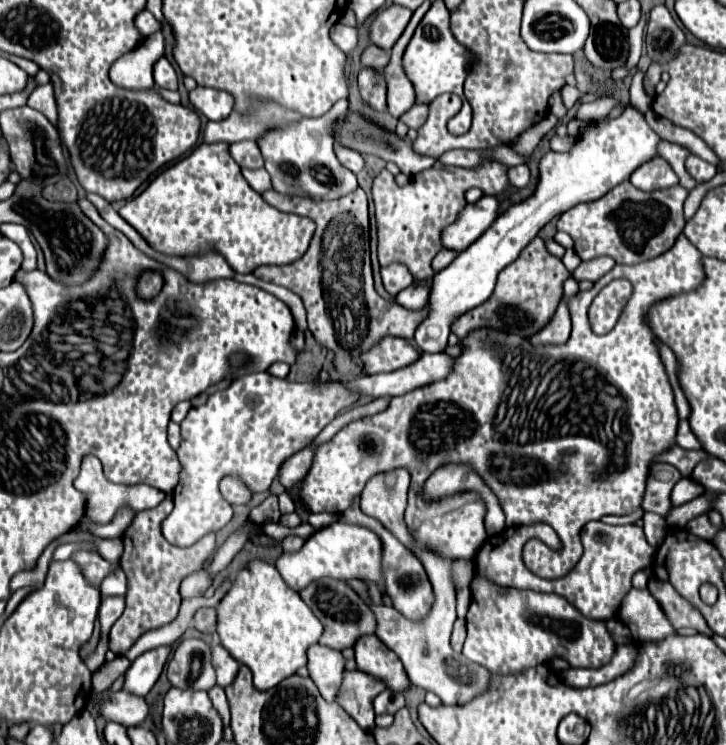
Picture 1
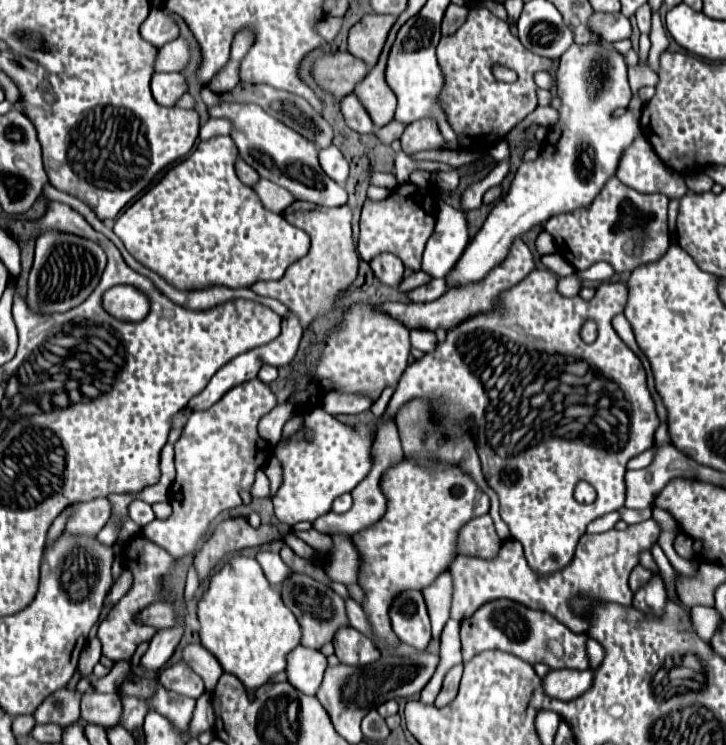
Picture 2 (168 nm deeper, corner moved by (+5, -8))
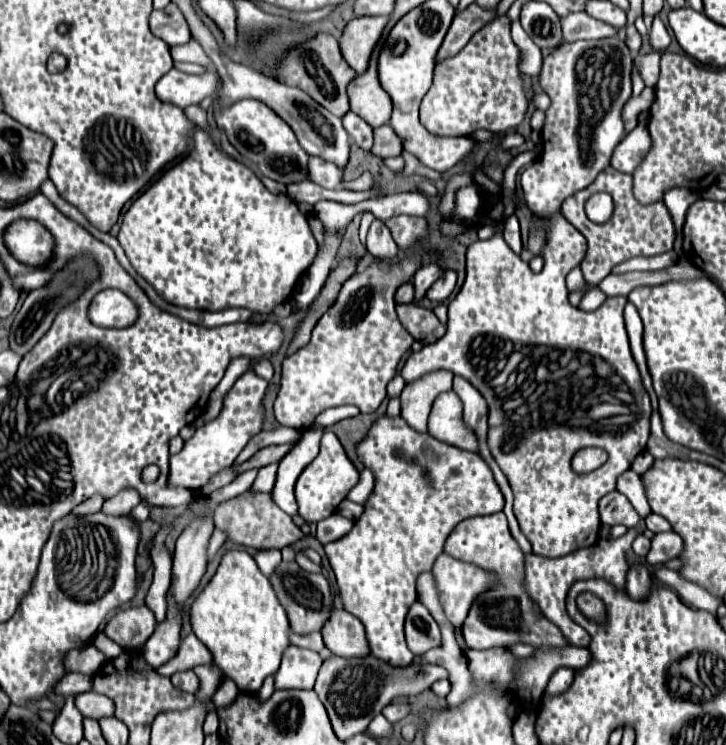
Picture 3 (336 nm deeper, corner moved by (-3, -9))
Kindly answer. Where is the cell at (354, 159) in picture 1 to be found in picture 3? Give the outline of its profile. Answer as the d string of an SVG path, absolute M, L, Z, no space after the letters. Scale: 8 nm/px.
M309 158L309 180L323 188L341 188L343 170L321 158Z

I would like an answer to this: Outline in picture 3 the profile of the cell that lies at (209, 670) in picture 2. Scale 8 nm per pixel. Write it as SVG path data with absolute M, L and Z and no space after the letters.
M187 634L185 638L181 638L177 654L169 662L159 666L157 672L161 676L171 676L181 670L191 670L197 664L211 664L211 662L213 662L213 656L209 650L205 650L205 644L199 642L195 634Z

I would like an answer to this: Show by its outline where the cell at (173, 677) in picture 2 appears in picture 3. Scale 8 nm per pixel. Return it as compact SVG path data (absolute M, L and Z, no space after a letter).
M191 670L173 674L173 676L171 676L171 682L173 682L175 688L179 688L179 690L183 690L183 692L191 692L191 694L195 694L197 688L199 688L199 678L197 678L195 672L191 672Z

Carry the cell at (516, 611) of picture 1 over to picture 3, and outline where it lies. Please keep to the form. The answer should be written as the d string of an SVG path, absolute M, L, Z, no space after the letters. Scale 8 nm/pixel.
M503 512L477 516L461 522L453 534L449 534L449 542L445 542L445 554L475 564L483 570L491 570L501 578L497 586L491 586L485 594L479 594L469 608L465 618L465 642L473 650L487 650L495 646L511 646L515 642L531 644L535 648L541 646L567 646L567 640L561 636L561 630L553 626L541 612L535 610L533 598L525 594L525 586L521 586L521 578L525 578L525 554L517 546L515 538L509 532L507 518Z

